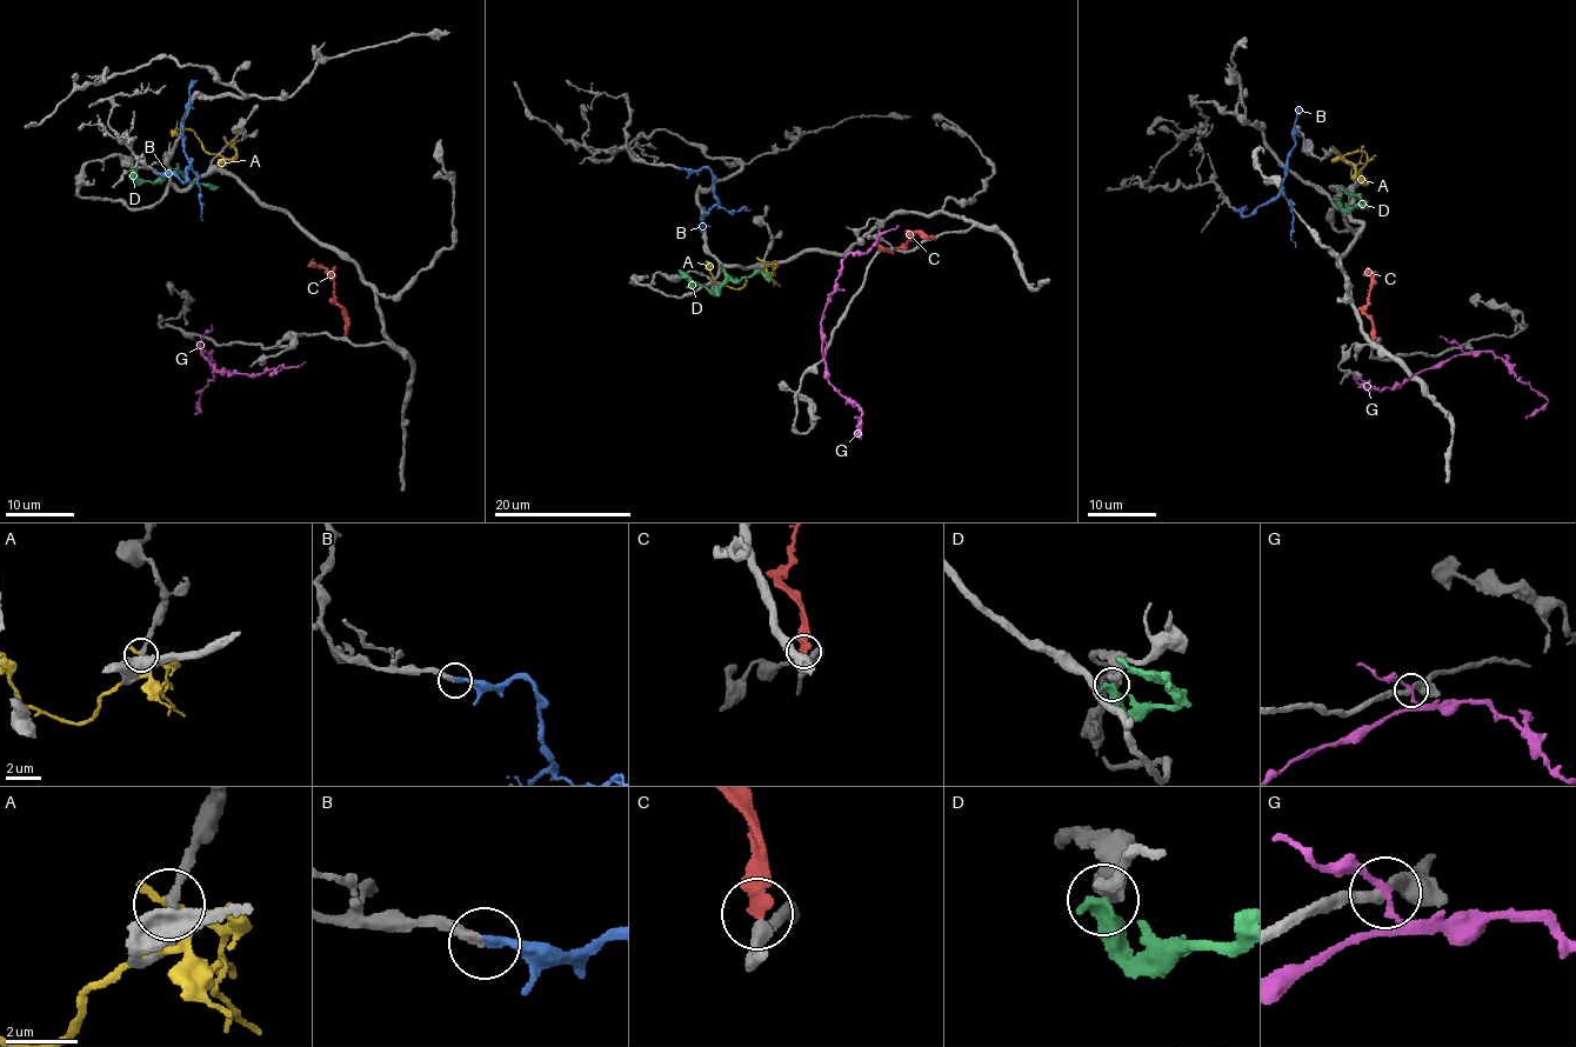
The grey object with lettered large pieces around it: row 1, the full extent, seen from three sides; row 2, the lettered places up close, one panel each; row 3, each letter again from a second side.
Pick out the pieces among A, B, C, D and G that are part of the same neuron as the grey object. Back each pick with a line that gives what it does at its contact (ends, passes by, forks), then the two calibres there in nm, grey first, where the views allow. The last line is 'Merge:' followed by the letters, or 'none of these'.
B: It ends there. Thickness 320 nm (grey) against 260 nm
G: It passes by. Thickness 280 nm (grey) against 170 nm
Merge: B, G

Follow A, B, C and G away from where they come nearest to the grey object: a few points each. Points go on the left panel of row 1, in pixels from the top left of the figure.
A: (227, 144), (235, 153), (229, 159), (211, 154), (195, 133), (175, 131), (177, 121)
B: (157, 173), (175, 175), (184, 182), (188, 164), (182, 122), (193, 79)
C: (345, 335), (345, 314), (334, 295), (332, 275), (308, 266)
G: (202, 338), (200, 345), (208, 362), (231, 375), (298, 367), (305, 360)

